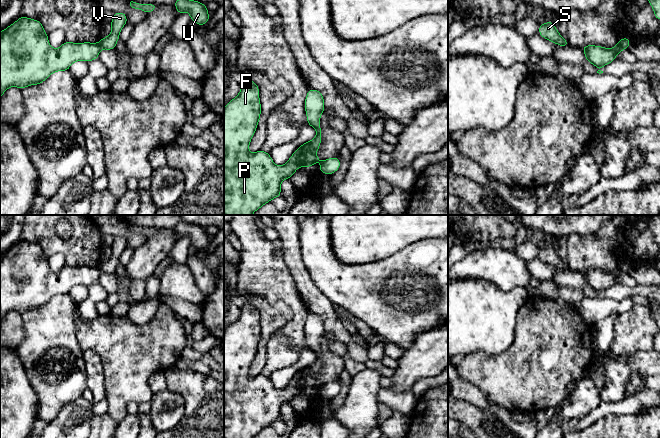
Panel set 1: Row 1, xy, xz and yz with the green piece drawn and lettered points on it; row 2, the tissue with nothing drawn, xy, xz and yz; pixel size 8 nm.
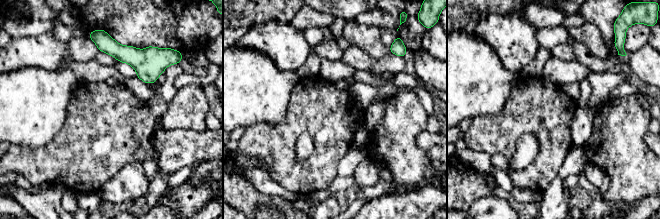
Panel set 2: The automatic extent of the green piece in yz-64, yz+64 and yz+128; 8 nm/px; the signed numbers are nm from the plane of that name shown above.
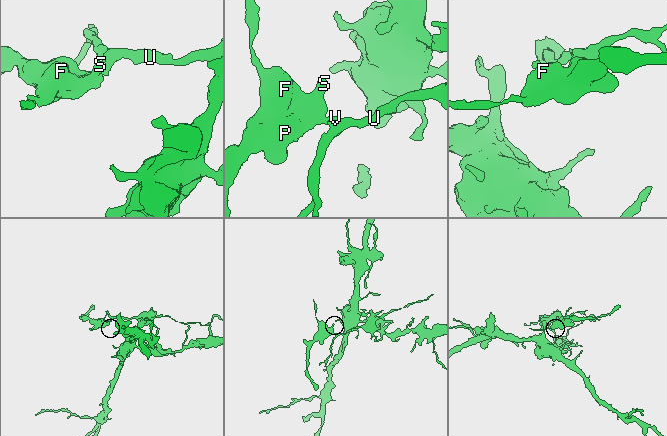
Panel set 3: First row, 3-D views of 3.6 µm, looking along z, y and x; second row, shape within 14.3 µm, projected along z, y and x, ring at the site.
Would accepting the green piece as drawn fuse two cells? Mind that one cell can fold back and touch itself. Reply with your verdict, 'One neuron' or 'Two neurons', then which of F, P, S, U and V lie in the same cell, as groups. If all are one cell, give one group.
Two neurons. Groups: F P S / U V

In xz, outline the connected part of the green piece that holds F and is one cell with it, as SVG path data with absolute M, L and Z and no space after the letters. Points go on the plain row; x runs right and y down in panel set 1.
M245 303L239 318L224 331L224 438L253 438L263 429L281 419L281 406L289 403L300 391L322 386L316 376L321 369L320 342L325 328L323 318L309 313L304 328L307 348L316 354L316 361L302 368L283 390L277 390L270 377L263 374L249 376L249 369L261 340L259 311L252 303Z

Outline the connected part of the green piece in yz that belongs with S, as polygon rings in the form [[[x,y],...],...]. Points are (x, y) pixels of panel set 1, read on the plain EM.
[[[553,245],[539,248],[539,259],[561,271],[567,271],[569,269],[569,266],[560,259]]]

